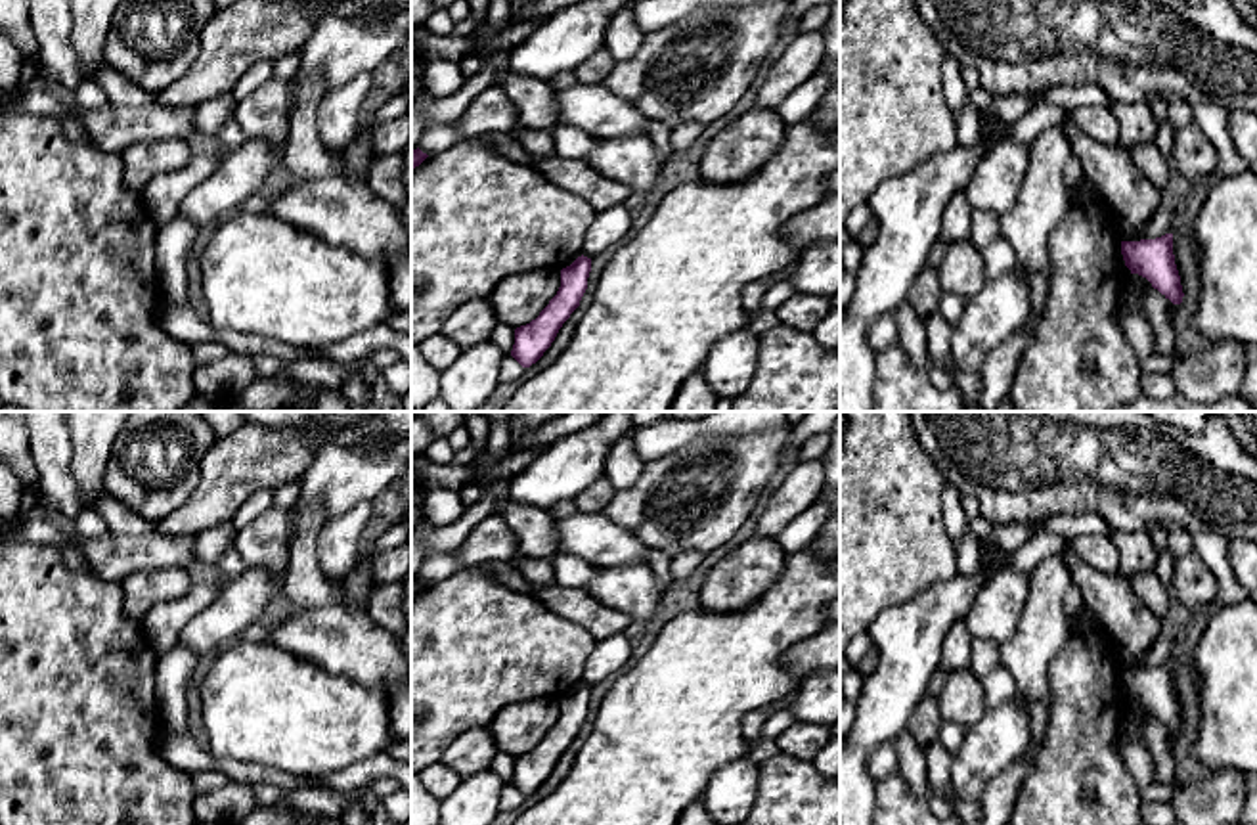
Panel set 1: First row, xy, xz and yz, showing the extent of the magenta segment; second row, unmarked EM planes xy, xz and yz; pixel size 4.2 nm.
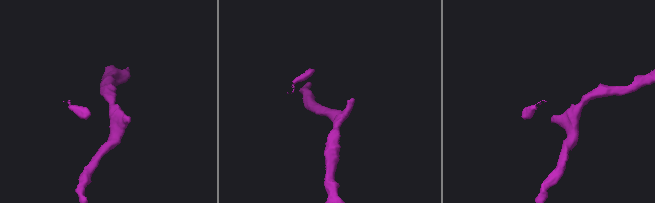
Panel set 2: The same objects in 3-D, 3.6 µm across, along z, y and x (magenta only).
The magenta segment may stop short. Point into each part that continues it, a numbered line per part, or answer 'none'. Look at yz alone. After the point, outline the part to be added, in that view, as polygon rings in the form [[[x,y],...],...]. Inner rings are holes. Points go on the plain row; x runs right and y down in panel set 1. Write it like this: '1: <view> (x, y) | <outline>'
none

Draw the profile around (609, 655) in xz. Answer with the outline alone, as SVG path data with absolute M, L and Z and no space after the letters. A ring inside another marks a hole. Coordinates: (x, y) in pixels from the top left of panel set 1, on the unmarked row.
M624 634L597 641L584 666L582 683L593 687L610 678L629 660L631 653L633 645Z

